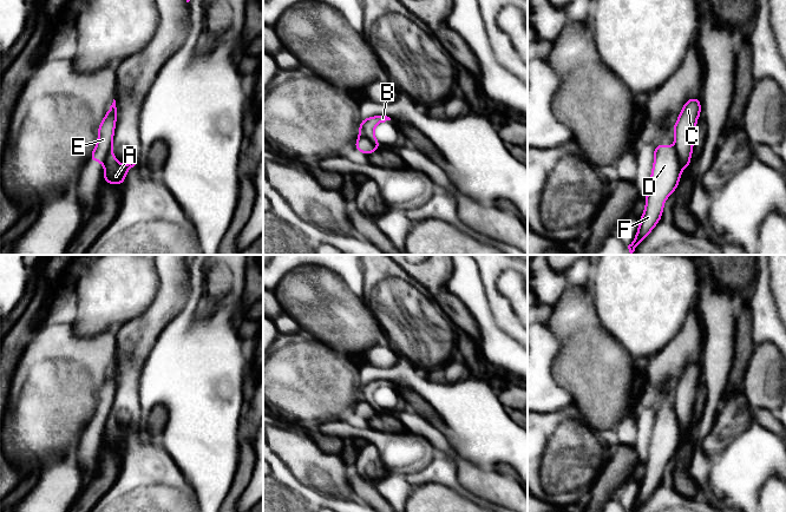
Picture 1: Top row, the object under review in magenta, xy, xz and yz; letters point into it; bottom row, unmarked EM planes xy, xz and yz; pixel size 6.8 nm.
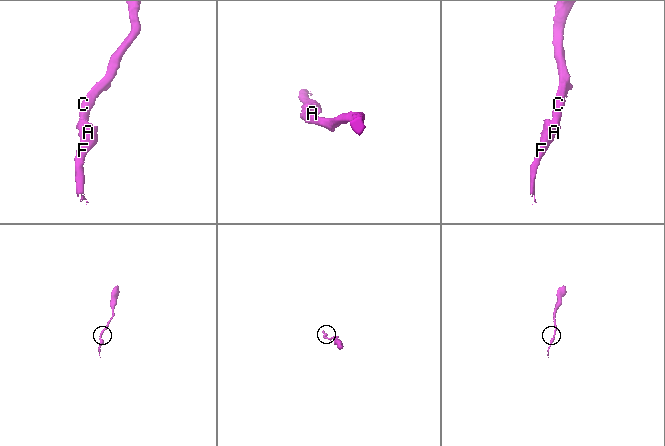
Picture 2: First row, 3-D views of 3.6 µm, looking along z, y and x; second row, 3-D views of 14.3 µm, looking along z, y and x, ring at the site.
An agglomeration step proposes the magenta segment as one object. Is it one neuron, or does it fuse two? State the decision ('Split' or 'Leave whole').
Split

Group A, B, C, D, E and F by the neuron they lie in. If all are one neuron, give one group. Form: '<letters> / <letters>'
A B D F / C E

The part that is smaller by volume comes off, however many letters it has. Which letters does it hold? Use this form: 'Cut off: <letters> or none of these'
Cut off: A, B, D, F

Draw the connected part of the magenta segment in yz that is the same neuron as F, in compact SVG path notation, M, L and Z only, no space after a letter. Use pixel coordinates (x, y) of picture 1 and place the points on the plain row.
M659 408L654 412L654 428L644 461L646 472L640 483L636 500L628 512L638 511L660 486L666 464L680 447L681 435L675 411Z

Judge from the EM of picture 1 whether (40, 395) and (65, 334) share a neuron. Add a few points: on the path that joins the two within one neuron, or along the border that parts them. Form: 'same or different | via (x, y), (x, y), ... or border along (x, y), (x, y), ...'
same | via (56, 380), (65, 371), (65, 349)

